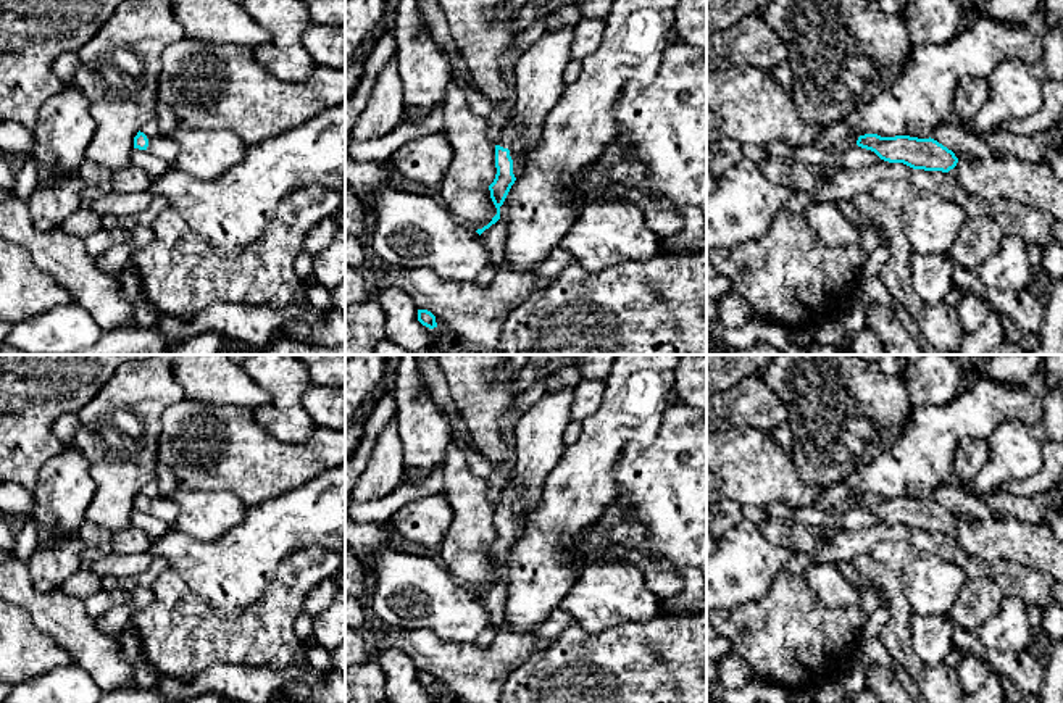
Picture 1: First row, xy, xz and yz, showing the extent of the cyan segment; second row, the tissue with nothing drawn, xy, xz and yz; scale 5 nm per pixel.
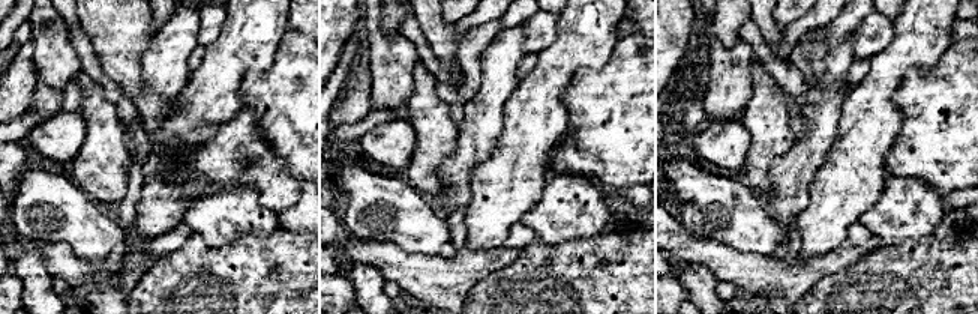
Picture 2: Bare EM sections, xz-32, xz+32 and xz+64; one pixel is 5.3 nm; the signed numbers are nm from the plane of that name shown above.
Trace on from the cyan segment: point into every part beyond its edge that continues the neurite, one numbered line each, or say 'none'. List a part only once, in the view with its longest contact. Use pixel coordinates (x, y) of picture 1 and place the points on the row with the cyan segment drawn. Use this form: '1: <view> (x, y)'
1: xz (539, 73)

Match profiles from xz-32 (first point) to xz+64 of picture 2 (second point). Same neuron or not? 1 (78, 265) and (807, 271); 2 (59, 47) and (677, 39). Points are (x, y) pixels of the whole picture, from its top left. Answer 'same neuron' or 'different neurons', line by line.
1: same neuron
2: different neurons

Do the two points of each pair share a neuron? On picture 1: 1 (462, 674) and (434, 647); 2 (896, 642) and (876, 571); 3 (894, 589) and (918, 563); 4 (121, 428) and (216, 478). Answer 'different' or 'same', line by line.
1: same
2: same
3: different
4: different

